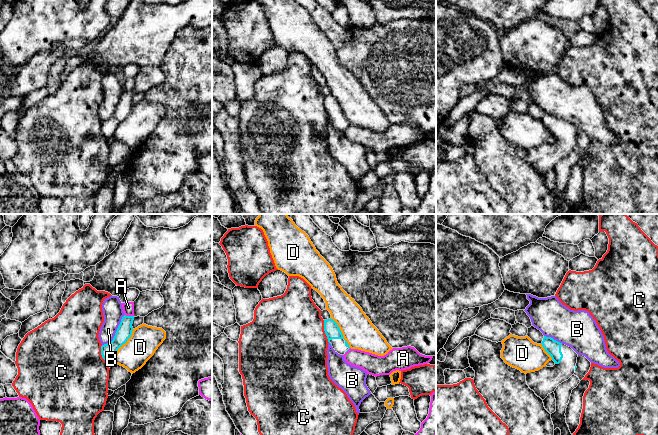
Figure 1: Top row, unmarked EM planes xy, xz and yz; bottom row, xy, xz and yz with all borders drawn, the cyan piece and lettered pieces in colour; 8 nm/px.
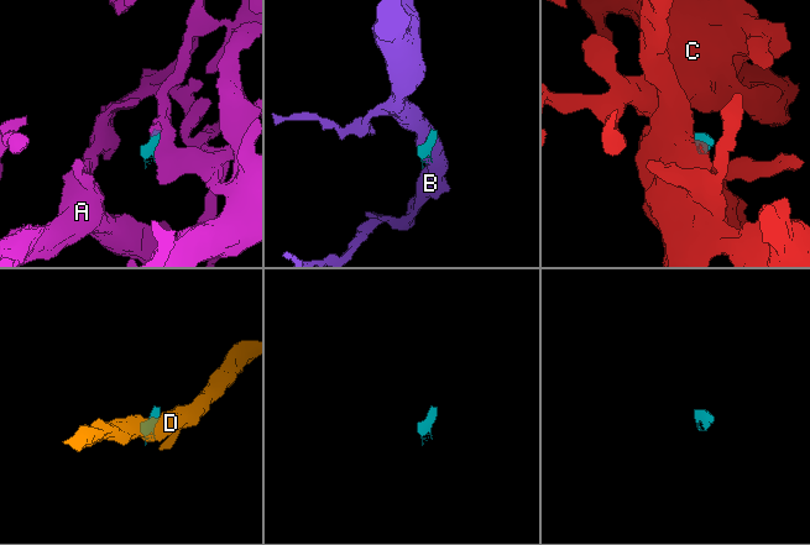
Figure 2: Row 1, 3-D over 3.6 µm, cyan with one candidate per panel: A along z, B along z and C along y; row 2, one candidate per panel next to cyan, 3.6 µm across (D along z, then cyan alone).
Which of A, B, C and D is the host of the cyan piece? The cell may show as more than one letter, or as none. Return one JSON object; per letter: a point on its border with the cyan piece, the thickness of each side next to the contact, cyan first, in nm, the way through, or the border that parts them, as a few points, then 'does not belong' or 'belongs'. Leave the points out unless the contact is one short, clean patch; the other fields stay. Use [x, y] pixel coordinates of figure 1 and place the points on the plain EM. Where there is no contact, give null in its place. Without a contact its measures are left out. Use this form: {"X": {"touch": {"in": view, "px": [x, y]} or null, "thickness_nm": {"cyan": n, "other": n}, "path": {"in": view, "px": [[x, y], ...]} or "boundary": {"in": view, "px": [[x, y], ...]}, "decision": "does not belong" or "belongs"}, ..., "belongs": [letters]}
{"A": {"touch": {"in": "xy", "px": [129, 92]}, "thickness_nm": {"cyan": 130, "other": 100}, "boundary": {"in": "xy", "px": [[124, 90], [133, 92]]}, "decision": "does not belong"}, "B": {"touch": {"in": "xy", "px": [116, 108]}, "thickness_nm": {"cyan": 130, "other": 160}, "boundary": {"in": "xy", "px": [[124, 91], [114, 113], [102, 121]]}, "decision": "does not belong"}, "C": {"touch": {"in": "xz", "px": [324, 106]}, "thickness_nm": {"cyan": 120, "other": 500}, "boundary": {"in": "xz", "px": [[323, 96], [323, 106], [329, 118]]}, "decision": "does not belong"}, "D": {"touch": {"in": "xy", "px": [122, 120]}, "thickness_nm": {"cyan": 130, "other": 240}, "boundary": {"in": "xy", "px": [[133, 105], [130, 113], [118, 125], [113, 137]]}, "decision": "does not belong"}, "belongs": []}

